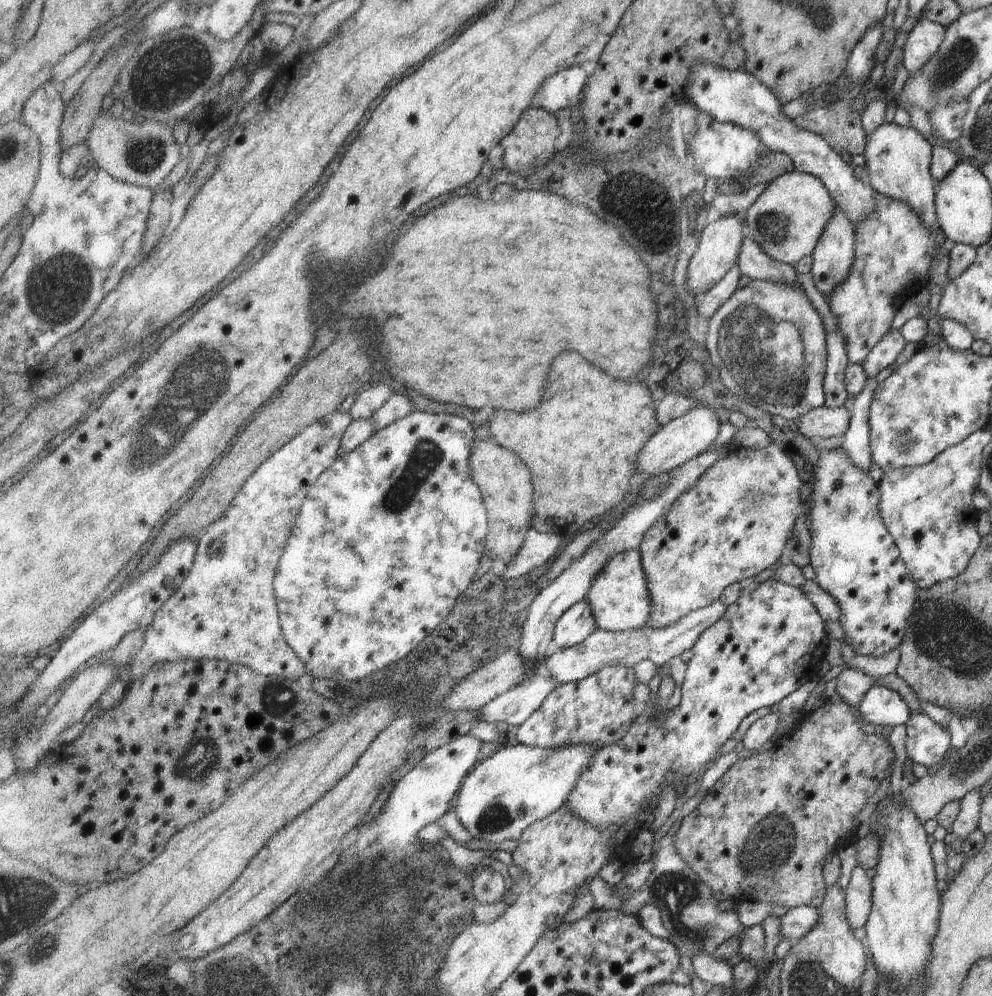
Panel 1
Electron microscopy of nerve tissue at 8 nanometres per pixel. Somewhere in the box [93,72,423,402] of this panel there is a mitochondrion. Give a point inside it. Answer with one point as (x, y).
(146, 154)

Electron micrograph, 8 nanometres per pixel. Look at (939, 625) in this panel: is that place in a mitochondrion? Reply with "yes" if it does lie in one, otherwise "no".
yes

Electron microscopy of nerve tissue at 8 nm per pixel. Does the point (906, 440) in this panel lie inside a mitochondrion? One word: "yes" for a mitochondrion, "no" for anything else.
yes

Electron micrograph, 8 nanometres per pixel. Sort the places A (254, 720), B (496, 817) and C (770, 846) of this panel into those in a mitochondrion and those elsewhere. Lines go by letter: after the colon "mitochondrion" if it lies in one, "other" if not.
A: other
B: mitochondrion
C: mitochondrion

